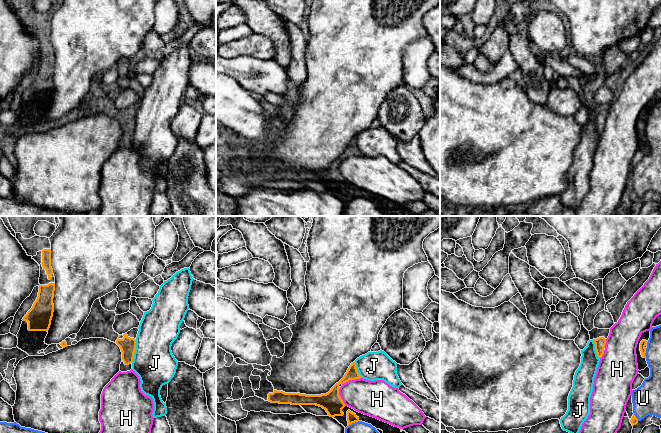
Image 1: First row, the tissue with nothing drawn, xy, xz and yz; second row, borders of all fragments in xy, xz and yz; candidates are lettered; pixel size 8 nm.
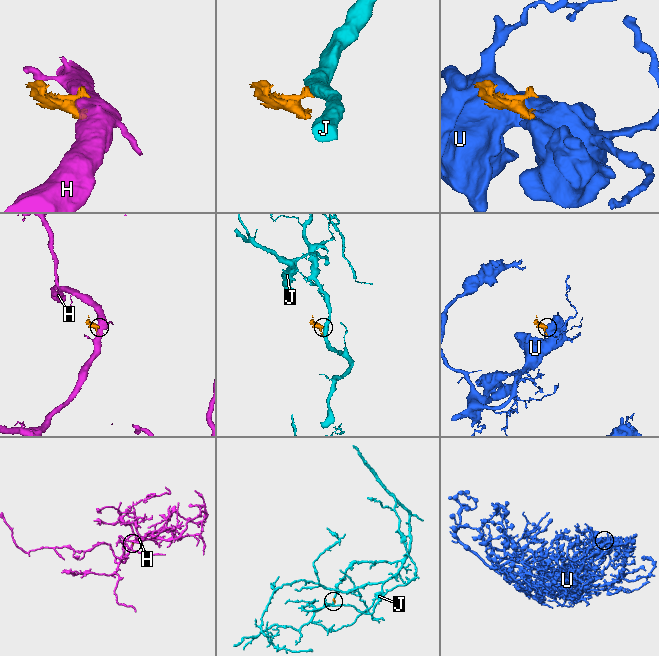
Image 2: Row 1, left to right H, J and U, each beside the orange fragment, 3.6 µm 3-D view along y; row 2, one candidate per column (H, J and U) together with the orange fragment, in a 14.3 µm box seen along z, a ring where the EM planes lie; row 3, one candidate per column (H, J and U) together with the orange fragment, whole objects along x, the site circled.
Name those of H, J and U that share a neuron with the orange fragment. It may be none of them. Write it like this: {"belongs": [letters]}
{"belongs": []}

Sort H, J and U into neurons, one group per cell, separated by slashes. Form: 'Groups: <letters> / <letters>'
Groups: H / J / U

